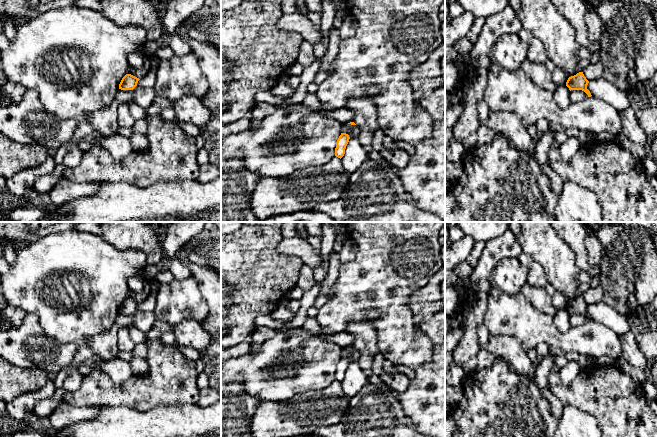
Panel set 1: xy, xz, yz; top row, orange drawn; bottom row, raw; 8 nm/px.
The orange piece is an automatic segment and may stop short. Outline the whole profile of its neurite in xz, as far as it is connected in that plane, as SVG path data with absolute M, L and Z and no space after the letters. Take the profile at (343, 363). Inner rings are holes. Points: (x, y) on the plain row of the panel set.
M341 357L339 360L337 366L336 366L336 372L335 372L335 380L338 382L342 382L345 378L346 370L349 366L349 359L346 357Z

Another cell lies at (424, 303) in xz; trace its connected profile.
M445 266L435 273L426 286L410 296L410 308L414 315L415 326L428 320L435 313L445 309L441 294L441 282L445 279Z

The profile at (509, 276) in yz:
M506 258L496 262L489 277L489 284L507 295L519 294L527 283L527 269L518 258Z

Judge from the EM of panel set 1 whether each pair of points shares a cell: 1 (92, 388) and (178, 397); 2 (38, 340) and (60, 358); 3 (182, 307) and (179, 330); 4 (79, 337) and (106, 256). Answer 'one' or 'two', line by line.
1: one
2: one
3: two
4: one

